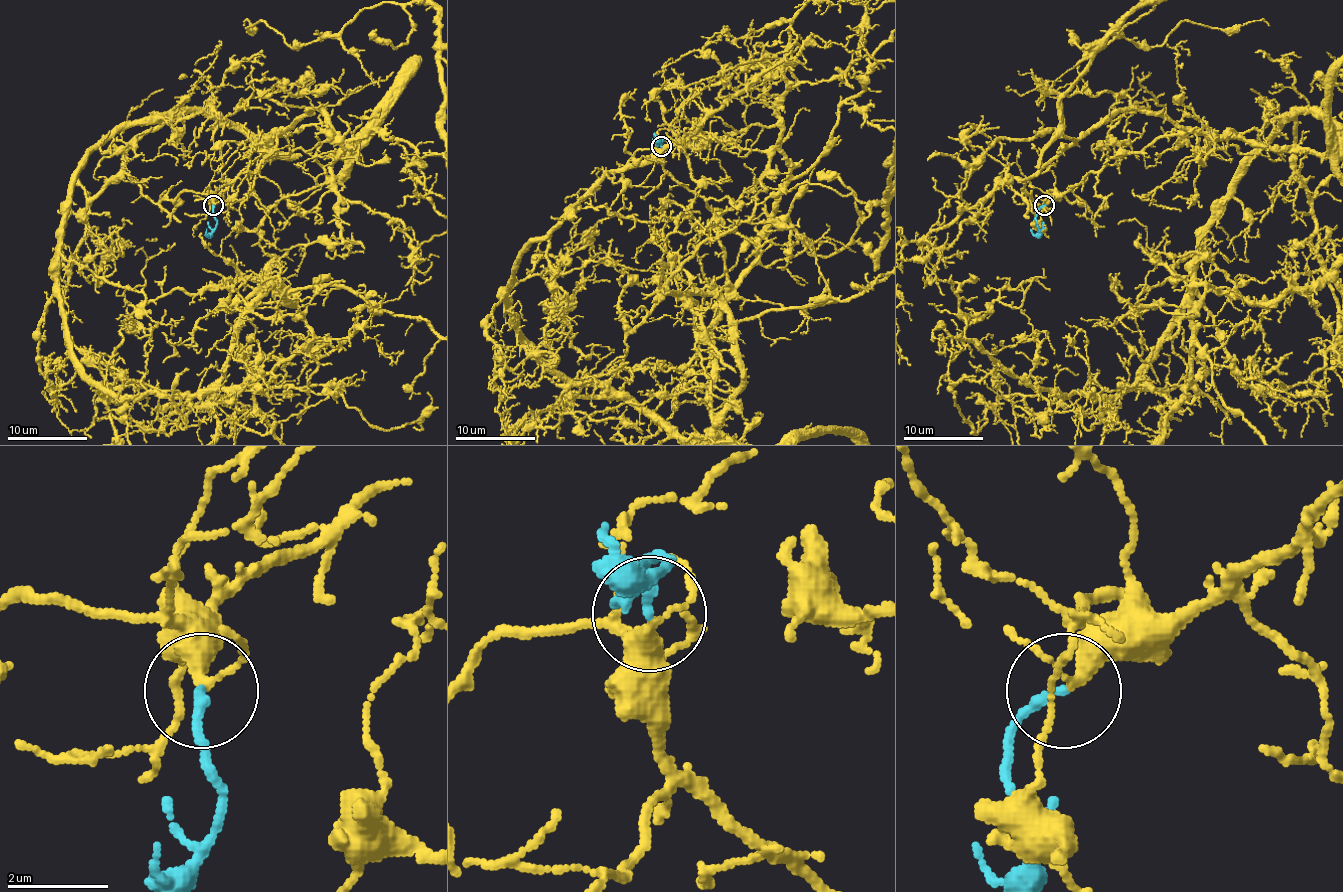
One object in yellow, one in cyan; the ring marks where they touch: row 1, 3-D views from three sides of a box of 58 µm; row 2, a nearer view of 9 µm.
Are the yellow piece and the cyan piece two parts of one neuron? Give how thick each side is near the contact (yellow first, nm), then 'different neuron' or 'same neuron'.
240 nm thick on the yellow side, 190 nm on the other; same neuron

